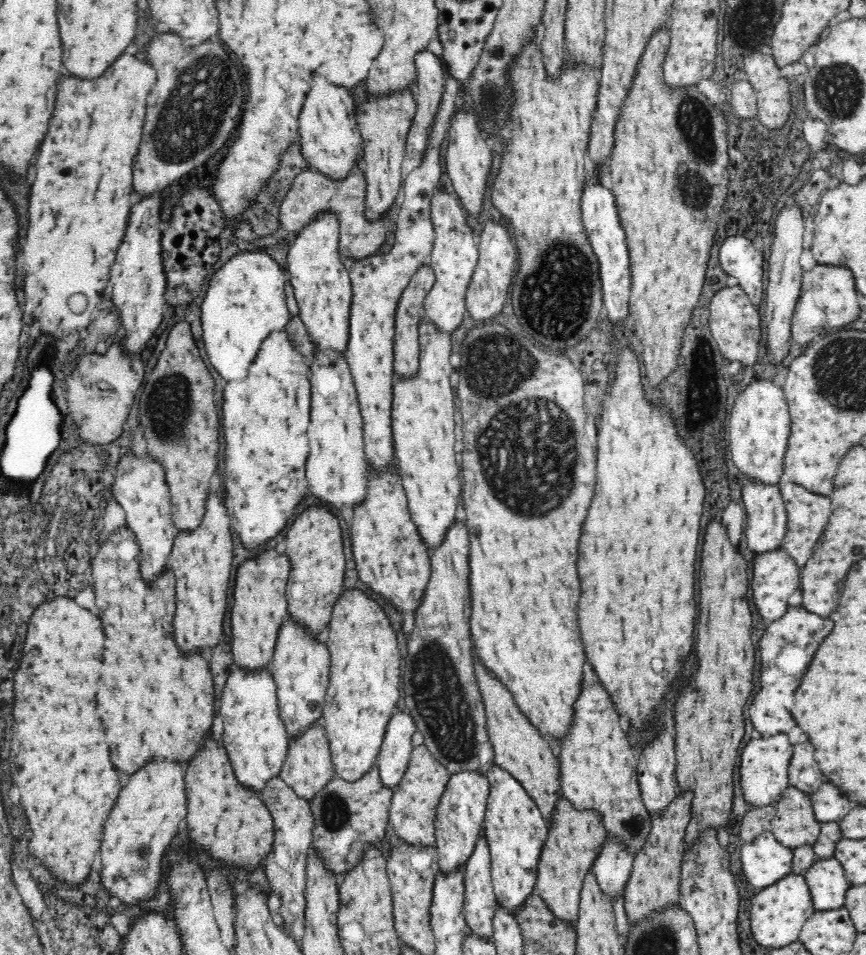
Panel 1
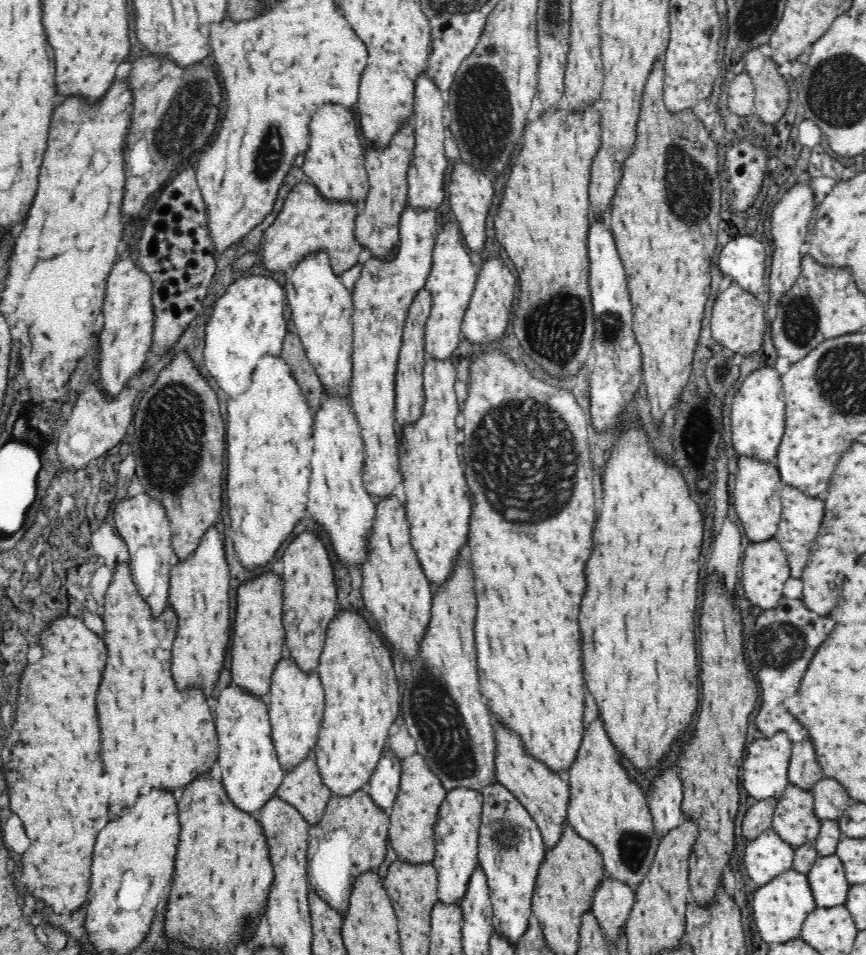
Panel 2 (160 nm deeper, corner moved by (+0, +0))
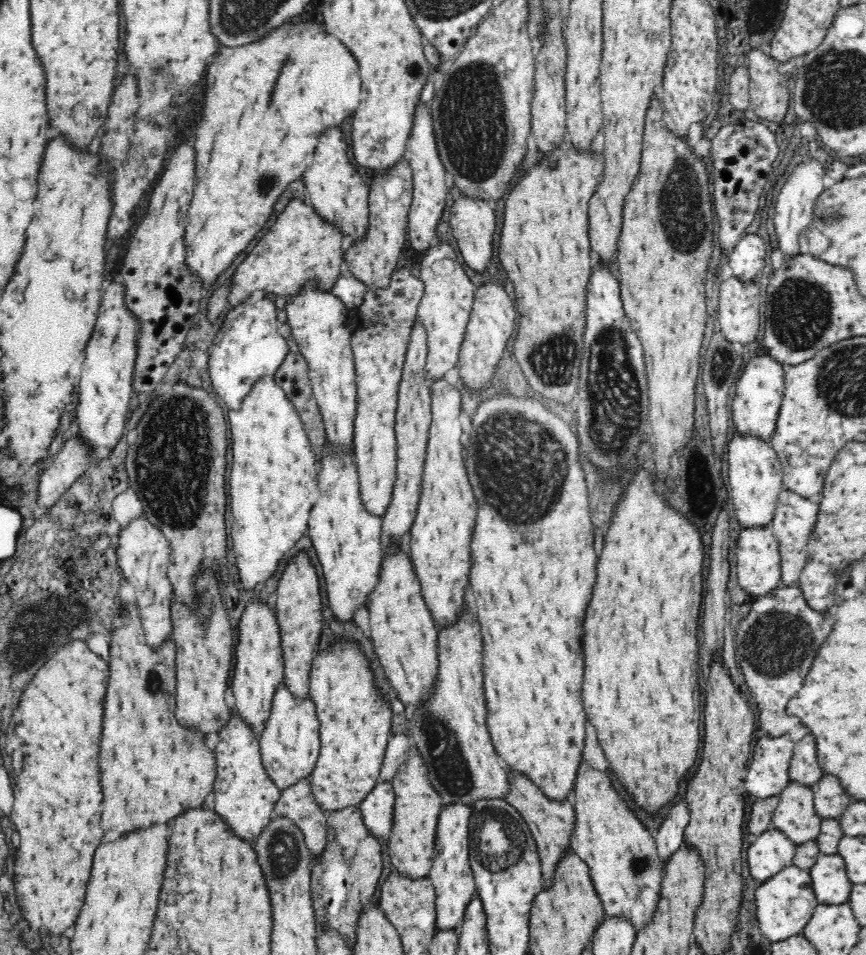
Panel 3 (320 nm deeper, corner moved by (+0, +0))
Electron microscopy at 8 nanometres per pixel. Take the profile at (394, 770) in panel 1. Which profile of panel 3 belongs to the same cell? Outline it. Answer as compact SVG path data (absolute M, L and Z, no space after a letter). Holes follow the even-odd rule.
M379 781L368 796L359 804L364 827L380 845L387 844L392 834L394 818L394 791L391 783Z

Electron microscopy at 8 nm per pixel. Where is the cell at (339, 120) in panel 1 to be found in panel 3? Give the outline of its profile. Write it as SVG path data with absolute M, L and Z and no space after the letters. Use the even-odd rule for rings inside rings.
M340 128L328 130L319 138L314 161L303 176L305 192L303 202L313 207L328 225L336 227L342 237L350 238L352 245L365 239L369 227L369 190L364 176L348 156L348 144Z

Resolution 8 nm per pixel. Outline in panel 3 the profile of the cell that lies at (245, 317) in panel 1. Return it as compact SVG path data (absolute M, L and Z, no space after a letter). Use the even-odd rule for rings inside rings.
M268 296L250 298L238 308L232 308L224 318L227 330L222 342L209 354L210 378L217 398L230 410L238 410L242 396L262 377L272 377L289 354L286 339L278 334L276 307Z

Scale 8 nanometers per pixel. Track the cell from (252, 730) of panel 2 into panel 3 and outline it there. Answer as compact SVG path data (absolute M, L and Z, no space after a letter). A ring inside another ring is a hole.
M236 710L234 716L219 732L218 744L214 751L216 778L213 784L214 813L226 823L228 831L242 841L254 846L255 840L274 817L275 804L281 794L274 787L272 779L266 777L262 765L259 737L242 719Z

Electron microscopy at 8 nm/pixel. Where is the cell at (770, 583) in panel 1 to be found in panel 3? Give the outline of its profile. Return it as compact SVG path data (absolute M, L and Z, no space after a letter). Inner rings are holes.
M770 525L762 527L741 526L736 552L736 574L740 587L753 599L772 591L780 582L779 544Z

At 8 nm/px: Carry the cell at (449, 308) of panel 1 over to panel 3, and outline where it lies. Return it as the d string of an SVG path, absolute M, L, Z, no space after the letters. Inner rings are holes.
M438 241L429 248L427 255L418 261L419 280L424 284L415 323L426 331L427 356L425 362L426 381L442 379L448 370L457 366L459 350L464 340L467 322L470 320L475 290L458 260L456 250L449 244Z

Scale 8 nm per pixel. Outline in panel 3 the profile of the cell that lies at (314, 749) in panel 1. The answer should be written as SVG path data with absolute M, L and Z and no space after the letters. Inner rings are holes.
M300 779L293 787L281 792L274 816L284 817L304 835L311 856L319 857L327 845L327 815L314 801L309 779Z

